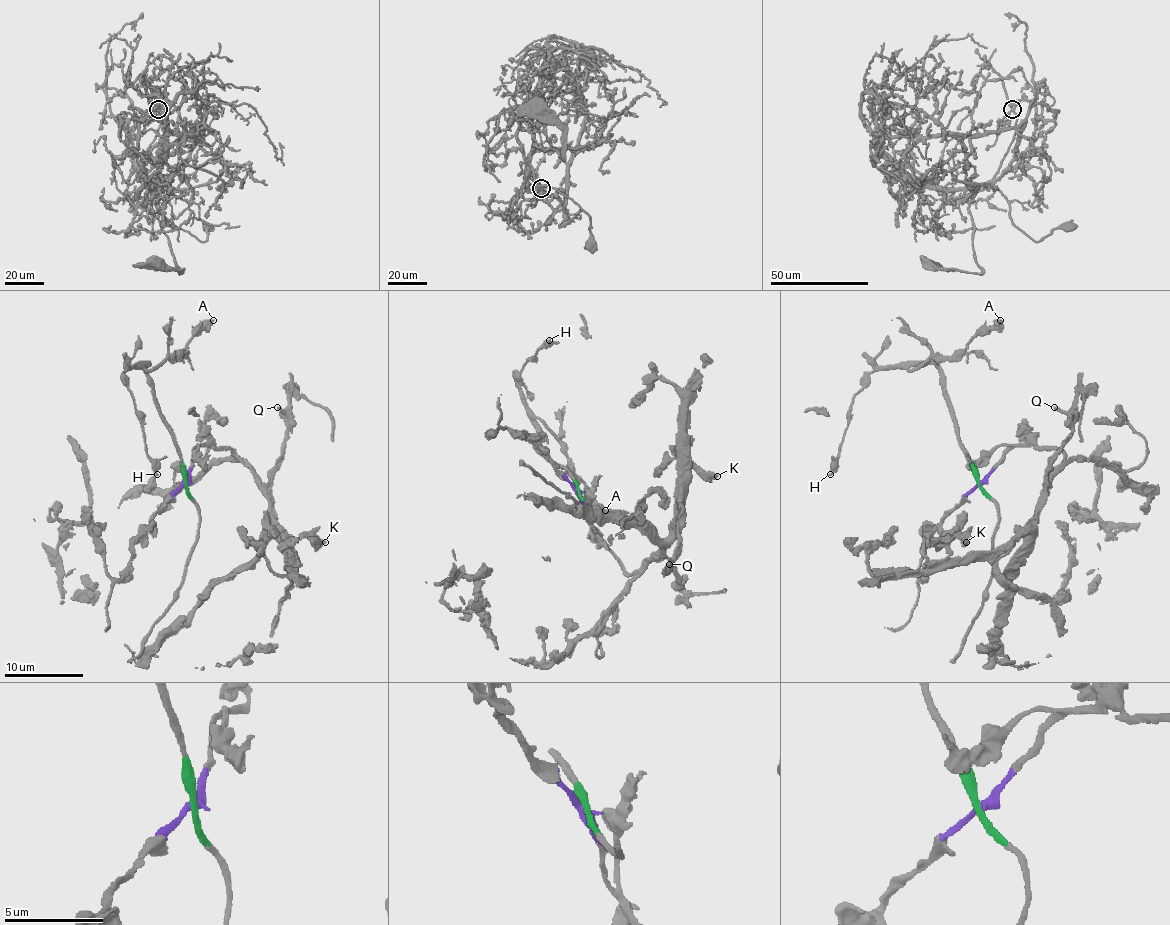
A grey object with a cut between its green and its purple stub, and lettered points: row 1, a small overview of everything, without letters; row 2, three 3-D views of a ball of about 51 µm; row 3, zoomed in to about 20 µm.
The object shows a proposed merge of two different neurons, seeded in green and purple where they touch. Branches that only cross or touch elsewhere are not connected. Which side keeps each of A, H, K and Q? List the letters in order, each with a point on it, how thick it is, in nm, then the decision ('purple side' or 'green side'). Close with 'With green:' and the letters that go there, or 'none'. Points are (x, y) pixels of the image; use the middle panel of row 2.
A: place (605, 510); calibre 400 nm; green side
H: place (549, 340); calibre 300 nm; green side
K: place (717, 476); calibre 480 nm; purple side
Q: place (669, 564); calibre 190 nm; purple side
With green: A, H

